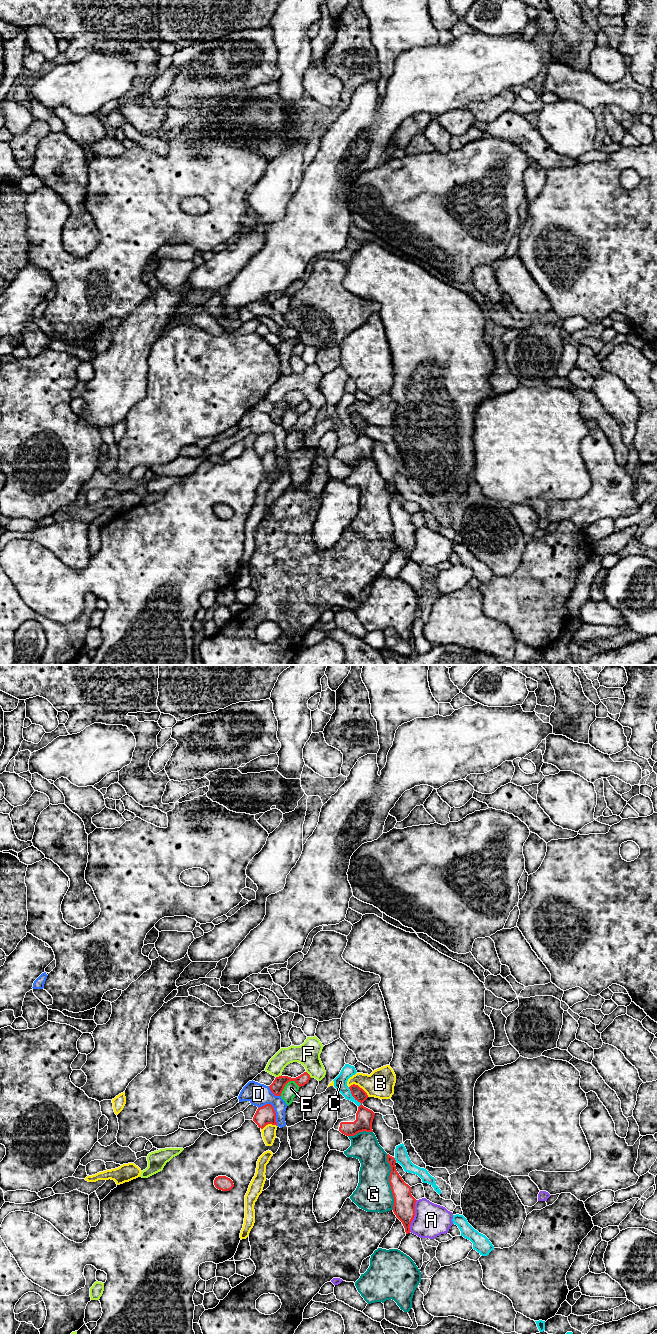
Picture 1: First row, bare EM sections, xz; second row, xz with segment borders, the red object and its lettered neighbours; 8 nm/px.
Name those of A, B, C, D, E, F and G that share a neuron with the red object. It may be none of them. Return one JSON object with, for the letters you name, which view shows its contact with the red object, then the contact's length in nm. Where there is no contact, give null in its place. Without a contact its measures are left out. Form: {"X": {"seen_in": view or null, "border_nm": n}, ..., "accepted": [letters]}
{"accepted": []}

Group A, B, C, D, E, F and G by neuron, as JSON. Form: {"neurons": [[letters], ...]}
{"neurons": [["A"], ["B"], ["C"], ["D"], ["E"], ["F"], ["G"]]}

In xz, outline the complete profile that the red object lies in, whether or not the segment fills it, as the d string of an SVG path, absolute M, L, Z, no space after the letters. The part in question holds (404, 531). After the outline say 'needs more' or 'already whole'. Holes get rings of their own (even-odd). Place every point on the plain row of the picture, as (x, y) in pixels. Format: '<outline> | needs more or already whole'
M387 482L387 490L391 494L389 511L394 526L393 540L402 550L406 562L410 561L410 553L415 544L416 527L411 522L411 515L404 510L396 498L396 488Z | already whole

